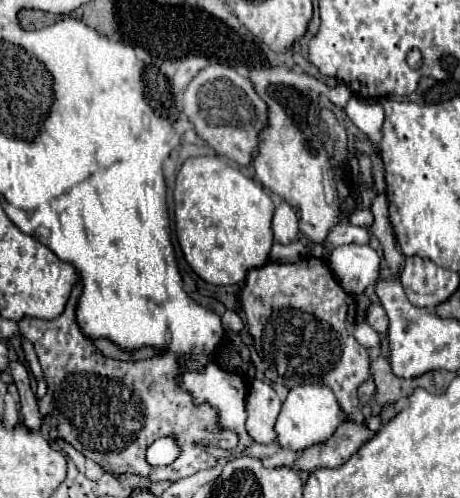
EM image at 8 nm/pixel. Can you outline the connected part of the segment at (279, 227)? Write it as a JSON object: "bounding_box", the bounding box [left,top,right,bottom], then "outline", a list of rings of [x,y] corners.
{"bounding_box":[272,201,298,245],"outline":[[[286,201],[278,203],[272,219],[272,229],[274,229],[274,239],[282,245],[288,245],[298,239],[298,217]]]}

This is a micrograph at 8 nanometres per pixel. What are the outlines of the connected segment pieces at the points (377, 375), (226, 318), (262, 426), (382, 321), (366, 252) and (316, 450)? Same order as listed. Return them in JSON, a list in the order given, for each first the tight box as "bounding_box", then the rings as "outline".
[{"bounding_box":[370,357,440,407],"outline":[[[374,357],[370,363],[370,373],[376,381],[376,403],[386,407],[394,405],[396,401],[408,397],[416,387],[422,387],[426,391],[440,391],[440,387],[434,381],[434,373],[426,373],[416,379],[400,379],[392,373],[390,363],[386,357]]]},{"bounding_box":[222,311,242,333],"outline":[[[226,311],[222,315],[222,323],[224,323],[224,329],[226,331],[232,331],[232,333],[238,333],[242,329],[242,319],[234,311]]]},{"bounding_box":[246,379,280,443],"outline":[[[258,379],[250,381],[246,409],[248,409],[248,419],[246,419],[248,435],[256,443],[276,441],[274,423],[280,413],[280,399],[270,383]]]},{"bounding_box":[366,303,389,339],"outline":[[[372,303],[367,309],[366,321],[379,333],[381,339],[385,339],[388,331],[389,319],[382,305]]]},{"bounding_box":[328,245,380,297],"outline":[[[370,245],[334,247],[328,263],[336,281],[354,297],[362,295],[364,289],[378,279],[380,257]]]},{"bounding_box":[294,423,374,471],"outline":[[[342,423],[336,433],[324,443],[312,445],[304,449],[294,461],[296,471],[316,471],[316,469],[332,469],[340,467],[354,455],[374,433],[366,429],[366,425]]]}]

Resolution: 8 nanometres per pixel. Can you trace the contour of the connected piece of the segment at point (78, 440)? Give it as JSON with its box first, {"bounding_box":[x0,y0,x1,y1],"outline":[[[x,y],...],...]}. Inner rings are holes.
{"bounding_box":[18,285,238,481],"outline":[[[76,285],[72,289],[72,295],[68,299],[64,313],[52,321],[24,317],[18,323],[20,333],[34,345],[46,383],[48,383],[46,395],[38,399],[38,407],[40,407],[48,437],[52,441],[54,439],[66,441],[68,445],[78,449],[86,459],[98,463],[106,473],[112,473],[112,475],[134,473],[134,475],[148,477],[150,481],[178,481],[178,479],[194,475],[196,471],[214,467],[218,459],[204,453],[204,449],[208,445],[218,445],[220,449],[234,449],[238,445],[238,435],[234,431],[220,427],[216,409],[208,407],[208,403],[196,405],[192,395],[188,395],[188,391],[184,391],[184,387],[178,385],[178,375],[182,375],[184,371],[204,371],[204,367],[210,363],[210,357],[208,355],[180,357],[176,353],[166,353],[166,355],[152,357],[140,363],[116,361],[116,359],[104,357],[94,347],[92,339],[86,337],[76,323],[76,305],[78,305],[80,295],[82,295],[82,285]],[[170,433],[178,435],[182,455],[168,467],[150,467],[146,463],[146,449],[152,445],[154,439],[170,435]]]}

